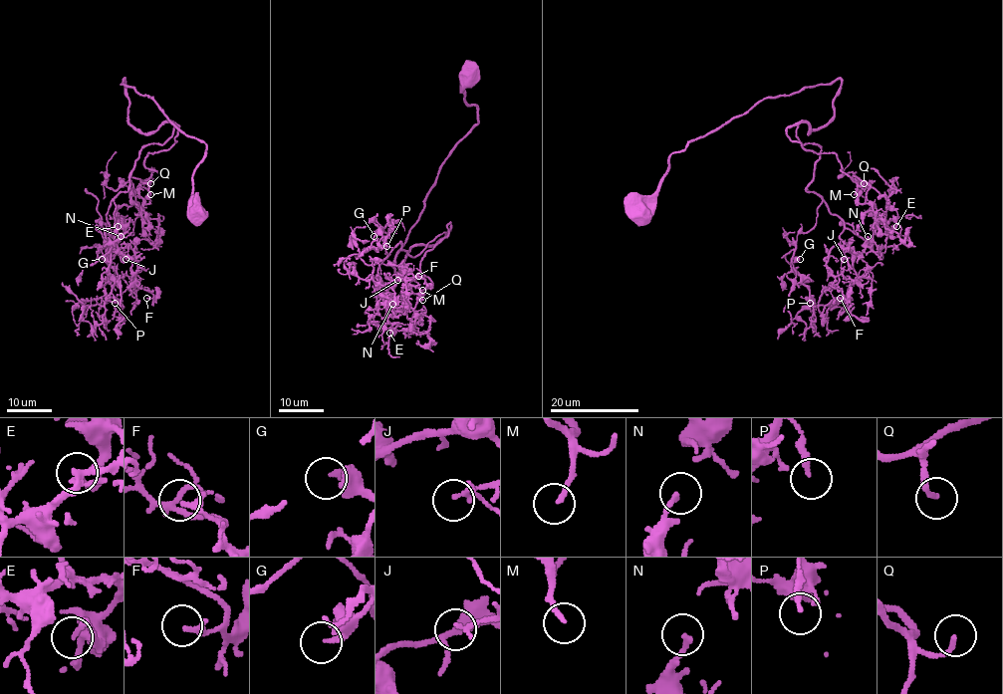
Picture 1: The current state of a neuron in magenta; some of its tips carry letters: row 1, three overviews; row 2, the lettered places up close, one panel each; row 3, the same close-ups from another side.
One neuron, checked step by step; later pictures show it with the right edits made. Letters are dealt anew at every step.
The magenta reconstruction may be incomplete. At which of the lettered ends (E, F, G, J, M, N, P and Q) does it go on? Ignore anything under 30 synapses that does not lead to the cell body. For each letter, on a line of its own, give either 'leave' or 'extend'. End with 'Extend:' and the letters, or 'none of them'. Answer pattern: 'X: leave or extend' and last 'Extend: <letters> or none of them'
E: leave
F: leave
G: leave
J: leave
M: extend
N: leave
P: leave
Q: extend
Extend: M, Q

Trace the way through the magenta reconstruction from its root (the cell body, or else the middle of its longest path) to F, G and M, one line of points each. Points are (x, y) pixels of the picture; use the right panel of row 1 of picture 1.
F: (640, 212), (672, 153), (840, 79), (834, 115), (796, 129), (821, 148), (807, 191), (844, 223), (840, 298)
G: (640, 212), (672, 153), (766, 98), (840, 79), (834, 115), (796, 129), (821, 148), (800, 259)
M: (640, 212), (672, 153), (766, 98), (837, 79), (834, 115), (786, 135), (834, 153), (854, 194)

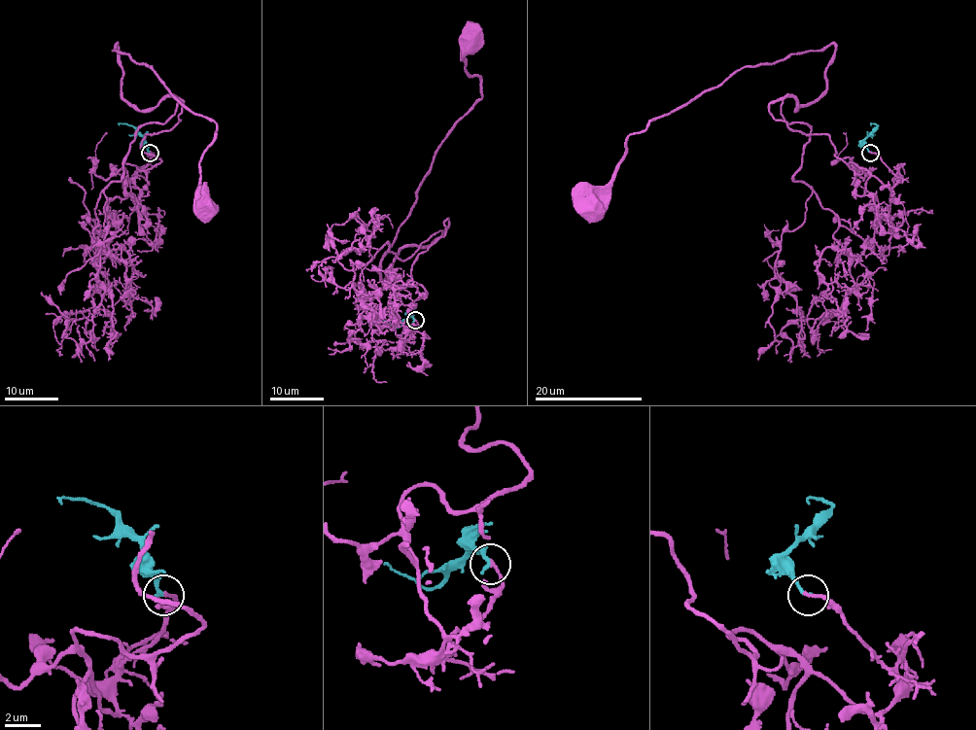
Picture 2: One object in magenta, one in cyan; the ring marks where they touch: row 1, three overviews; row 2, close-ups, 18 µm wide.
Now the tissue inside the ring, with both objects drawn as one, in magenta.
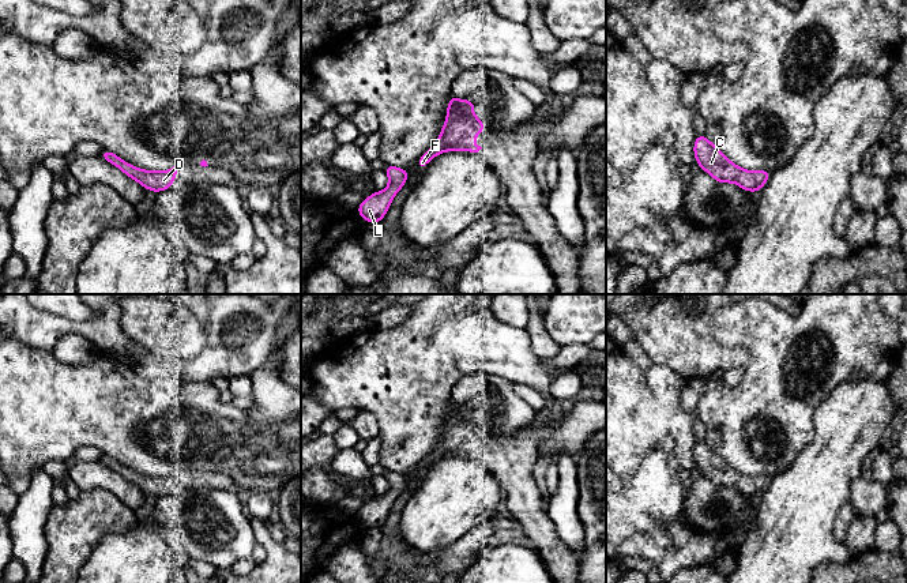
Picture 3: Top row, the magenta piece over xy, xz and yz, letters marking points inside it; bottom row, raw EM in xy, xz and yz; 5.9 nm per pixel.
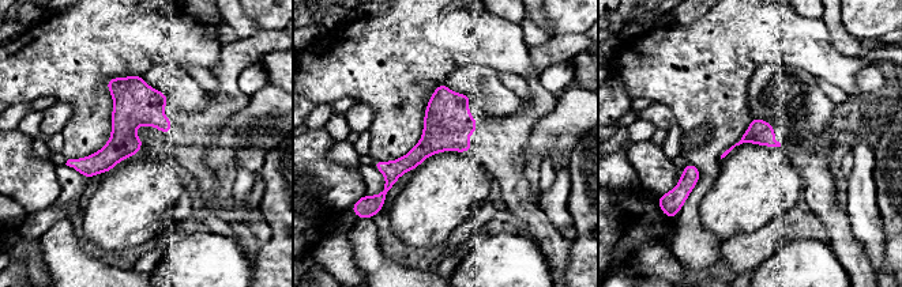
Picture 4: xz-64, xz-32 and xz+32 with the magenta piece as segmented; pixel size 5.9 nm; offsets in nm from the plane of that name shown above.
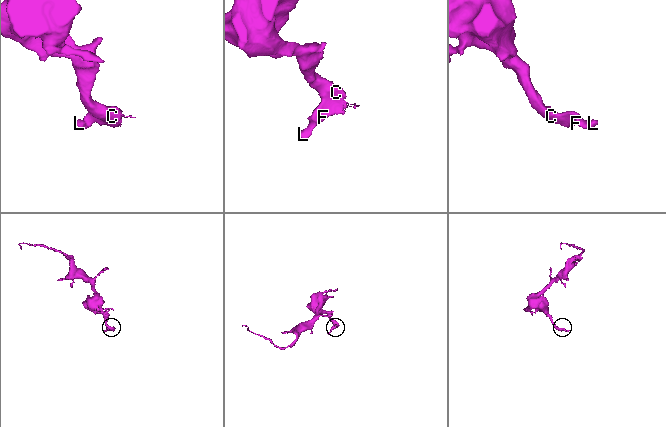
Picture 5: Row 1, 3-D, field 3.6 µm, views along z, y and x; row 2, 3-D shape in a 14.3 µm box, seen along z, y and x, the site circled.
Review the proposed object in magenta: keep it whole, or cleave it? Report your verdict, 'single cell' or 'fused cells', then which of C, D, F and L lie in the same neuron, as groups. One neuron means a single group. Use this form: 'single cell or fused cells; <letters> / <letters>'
single cell; C D F L

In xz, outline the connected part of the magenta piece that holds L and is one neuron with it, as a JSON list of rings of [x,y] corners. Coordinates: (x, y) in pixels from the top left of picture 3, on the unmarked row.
[[[385,470],[383,475],[389,484],[387,493],[381,497],[375,496],[357,512],[357,518],[366,529],[381,529],[395,500],[403,493],[409,482],[409,475],[403,473]]]

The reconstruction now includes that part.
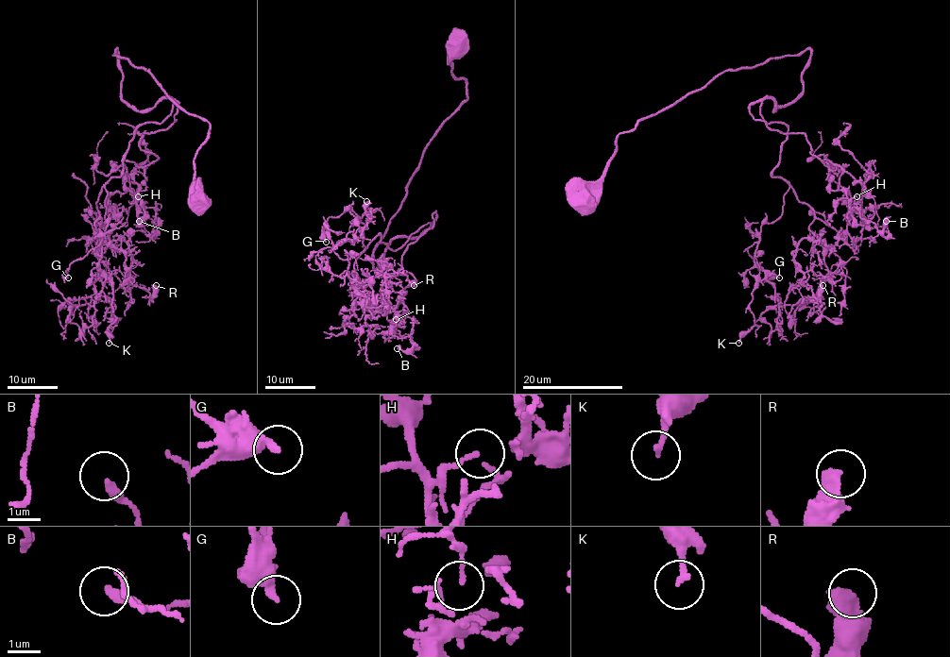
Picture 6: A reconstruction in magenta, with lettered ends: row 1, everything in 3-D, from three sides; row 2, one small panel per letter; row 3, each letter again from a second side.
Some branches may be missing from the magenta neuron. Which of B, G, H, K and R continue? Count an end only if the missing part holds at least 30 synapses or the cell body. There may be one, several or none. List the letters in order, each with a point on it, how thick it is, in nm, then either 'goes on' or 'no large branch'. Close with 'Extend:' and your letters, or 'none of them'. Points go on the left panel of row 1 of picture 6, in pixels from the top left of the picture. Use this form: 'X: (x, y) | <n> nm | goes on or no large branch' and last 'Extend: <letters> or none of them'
B: (139, 221) | 280 nm | no large branch
G: (68, 277) | 420 nm | no large branch
H: (138, 196) | 120 nm | no large branch
K: (109, 343) | 180 nm | no large branch
R: (156, 285) | 650 nm | no large branch
Extend: none of them

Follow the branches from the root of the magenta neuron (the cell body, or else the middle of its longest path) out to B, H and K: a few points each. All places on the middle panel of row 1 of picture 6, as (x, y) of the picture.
B: (456, 47), (467, 98), (373, 253), (434, 211), (381, 288), (397, 348)
H: (456, 47), (467, 98), (373, 253), (376, 273), (434, 211), (397, 270), (415, 280), (381, 288), (396, 319)
K: (456, 47), (467, 98), (423, 152), (376, 273), (396, 236), (431, 224), (363, 251), (366, 201)

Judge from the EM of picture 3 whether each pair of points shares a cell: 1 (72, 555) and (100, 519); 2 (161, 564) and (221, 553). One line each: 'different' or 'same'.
1: same
2: different

